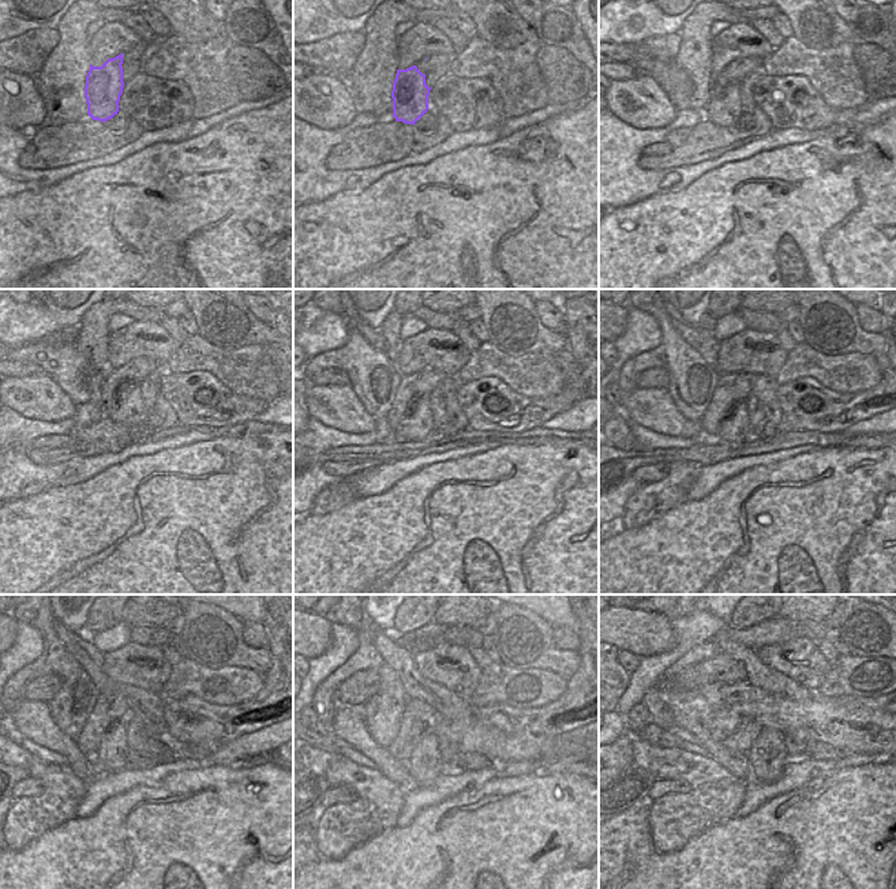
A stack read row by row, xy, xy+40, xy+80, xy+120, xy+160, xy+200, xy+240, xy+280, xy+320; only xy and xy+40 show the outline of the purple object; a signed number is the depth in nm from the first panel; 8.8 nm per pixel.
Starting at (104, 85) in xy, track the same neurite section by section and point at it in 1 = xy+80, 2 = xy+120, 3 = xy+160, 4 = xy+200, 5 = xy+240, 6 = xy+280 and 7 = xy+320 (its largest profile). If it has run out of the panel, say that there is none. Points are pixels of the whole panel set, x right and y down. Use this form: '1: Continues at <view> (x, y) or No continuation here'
1: Continues at xy+80 (724, 104)
2: Continues at xy+120 (120, 413)
3: Continues at xy+160 (415, 428)
4: Continues at xy+200 (730, 432)
5: Continues at xy+240 (112, 757)
6: Continues at xy+280 (424, 764)
7: Continues at xy+320 (733, 761).

